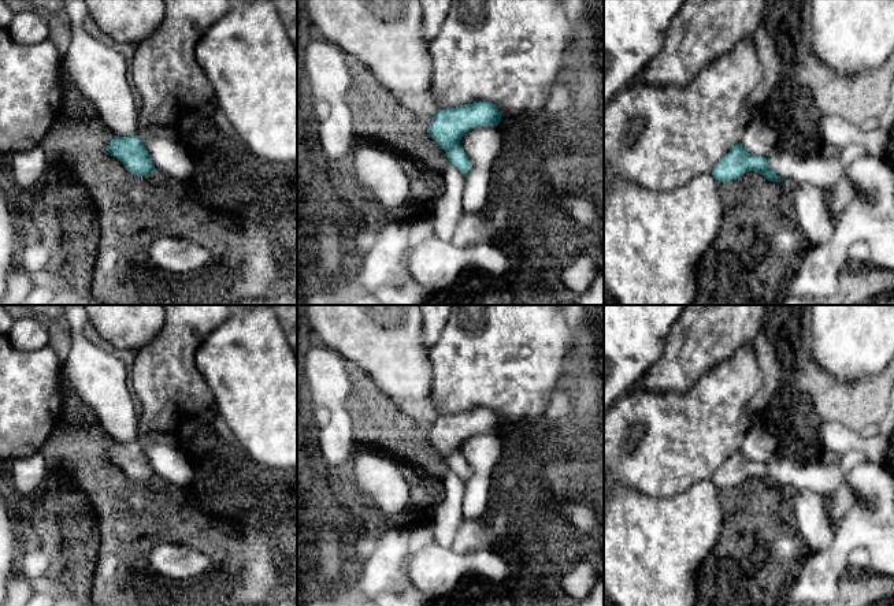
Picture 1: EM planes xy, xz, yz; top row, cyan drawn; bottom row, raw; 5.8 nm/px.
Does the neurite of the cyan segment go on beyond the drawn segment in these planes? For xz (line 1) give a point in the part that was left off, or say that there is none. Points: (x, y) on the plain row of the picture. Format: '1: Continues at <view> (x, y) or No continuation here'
1: No continuation here

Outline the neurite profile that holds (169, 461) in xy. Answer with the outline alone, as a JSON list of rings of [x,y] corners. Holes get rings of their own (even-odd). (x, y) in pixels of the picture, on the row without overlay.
[[[140,442],[155,475],[170,483],[188,487],[194,477],[193,458],[171,442]]]

